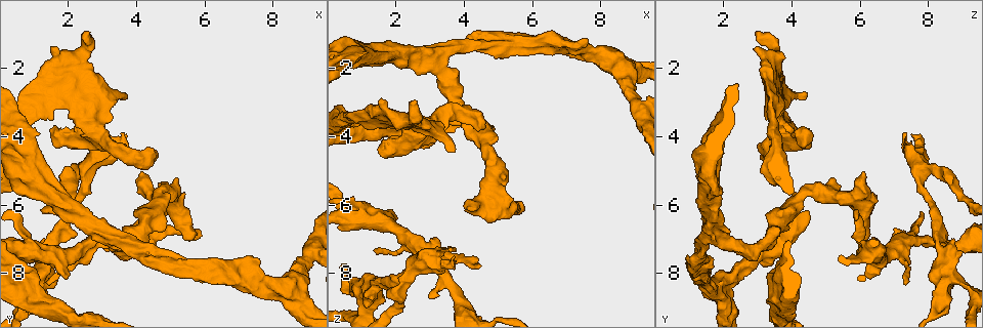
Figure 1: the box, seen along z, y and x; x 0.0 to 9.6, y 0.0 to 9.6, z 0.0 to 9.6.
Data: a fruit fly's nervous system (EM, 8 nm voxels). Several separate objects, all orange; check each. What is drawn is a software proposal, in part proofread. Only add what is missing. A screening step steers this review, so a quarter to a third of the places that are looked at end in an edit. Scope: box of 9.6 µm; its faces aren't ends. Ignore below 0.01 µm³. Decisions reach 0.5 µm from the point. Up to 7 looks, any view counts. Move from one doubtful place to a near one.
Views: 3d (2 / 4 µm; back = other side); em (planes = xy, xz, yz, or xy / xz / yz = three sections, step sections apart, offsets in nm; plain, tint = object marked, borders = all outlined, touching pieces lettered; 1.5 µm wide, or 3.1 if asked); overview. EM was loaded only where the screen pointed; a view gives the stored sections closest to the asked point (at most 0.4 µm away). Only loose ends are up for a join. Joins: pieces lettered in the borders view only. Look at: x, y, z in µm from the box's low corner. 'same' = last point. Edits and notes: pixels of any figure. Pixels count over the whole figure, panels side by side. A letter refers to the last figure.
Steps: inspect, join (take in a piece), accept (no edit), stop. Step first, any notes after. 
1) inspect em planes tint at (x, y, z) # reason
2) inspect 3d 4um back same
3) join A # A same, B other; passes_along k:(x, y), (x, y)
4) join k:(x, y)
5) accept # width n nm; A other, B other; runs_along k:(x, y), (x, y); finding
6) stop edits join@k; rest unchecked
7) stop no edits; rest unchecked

inspect em yz step 8 tint at (2.65, 1.00, 2.95) # branch stops here

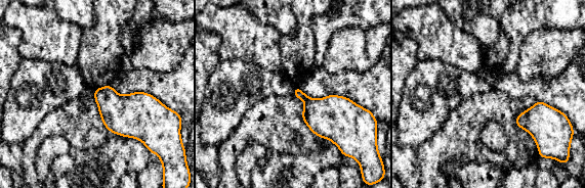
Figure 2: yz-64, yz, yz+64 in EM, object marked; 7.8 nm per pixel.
inspect em planes borders same # another direction

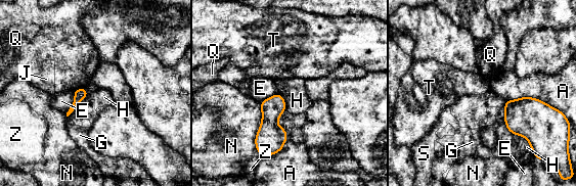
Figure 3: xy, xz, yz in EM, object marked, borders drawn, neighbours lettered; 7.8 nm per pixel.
accept # A other, E other, G other, H other, J other, N other, Q other, S other, T other, Z other; border 3:(514, 134), (523, 136), (532, 150); no lettered piece goes on from it

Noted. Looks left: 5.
inspect em xz step 8 borders at (3.60, 2.85, 4.45) # free end

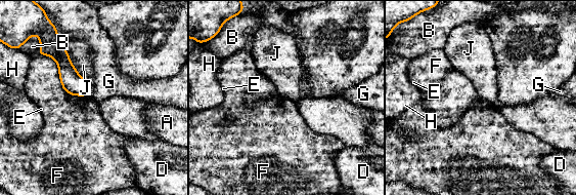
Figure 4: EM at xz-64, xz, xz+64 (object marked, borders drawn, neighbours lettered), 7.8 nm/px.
accept # width 180 nm; A other, B other, D other, E other, F other, G other, H other, J other; runs_along 4:(50, 41), (69, 77), (85, 93); no lettered piece goes on from it

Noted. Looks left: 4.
inspect em planes borders at (4.10, 5.00, 6.10) # branch stops here

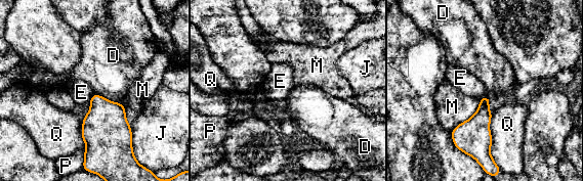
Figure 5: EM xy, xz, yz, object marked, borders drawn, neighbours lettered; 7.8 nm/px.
accept # D other, E other, J other, M other, P other, Q other; border 5:(490, 98), (483, 97), (480, 100); none of them fits

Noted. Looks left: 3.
stop no edits; rest unchecked

